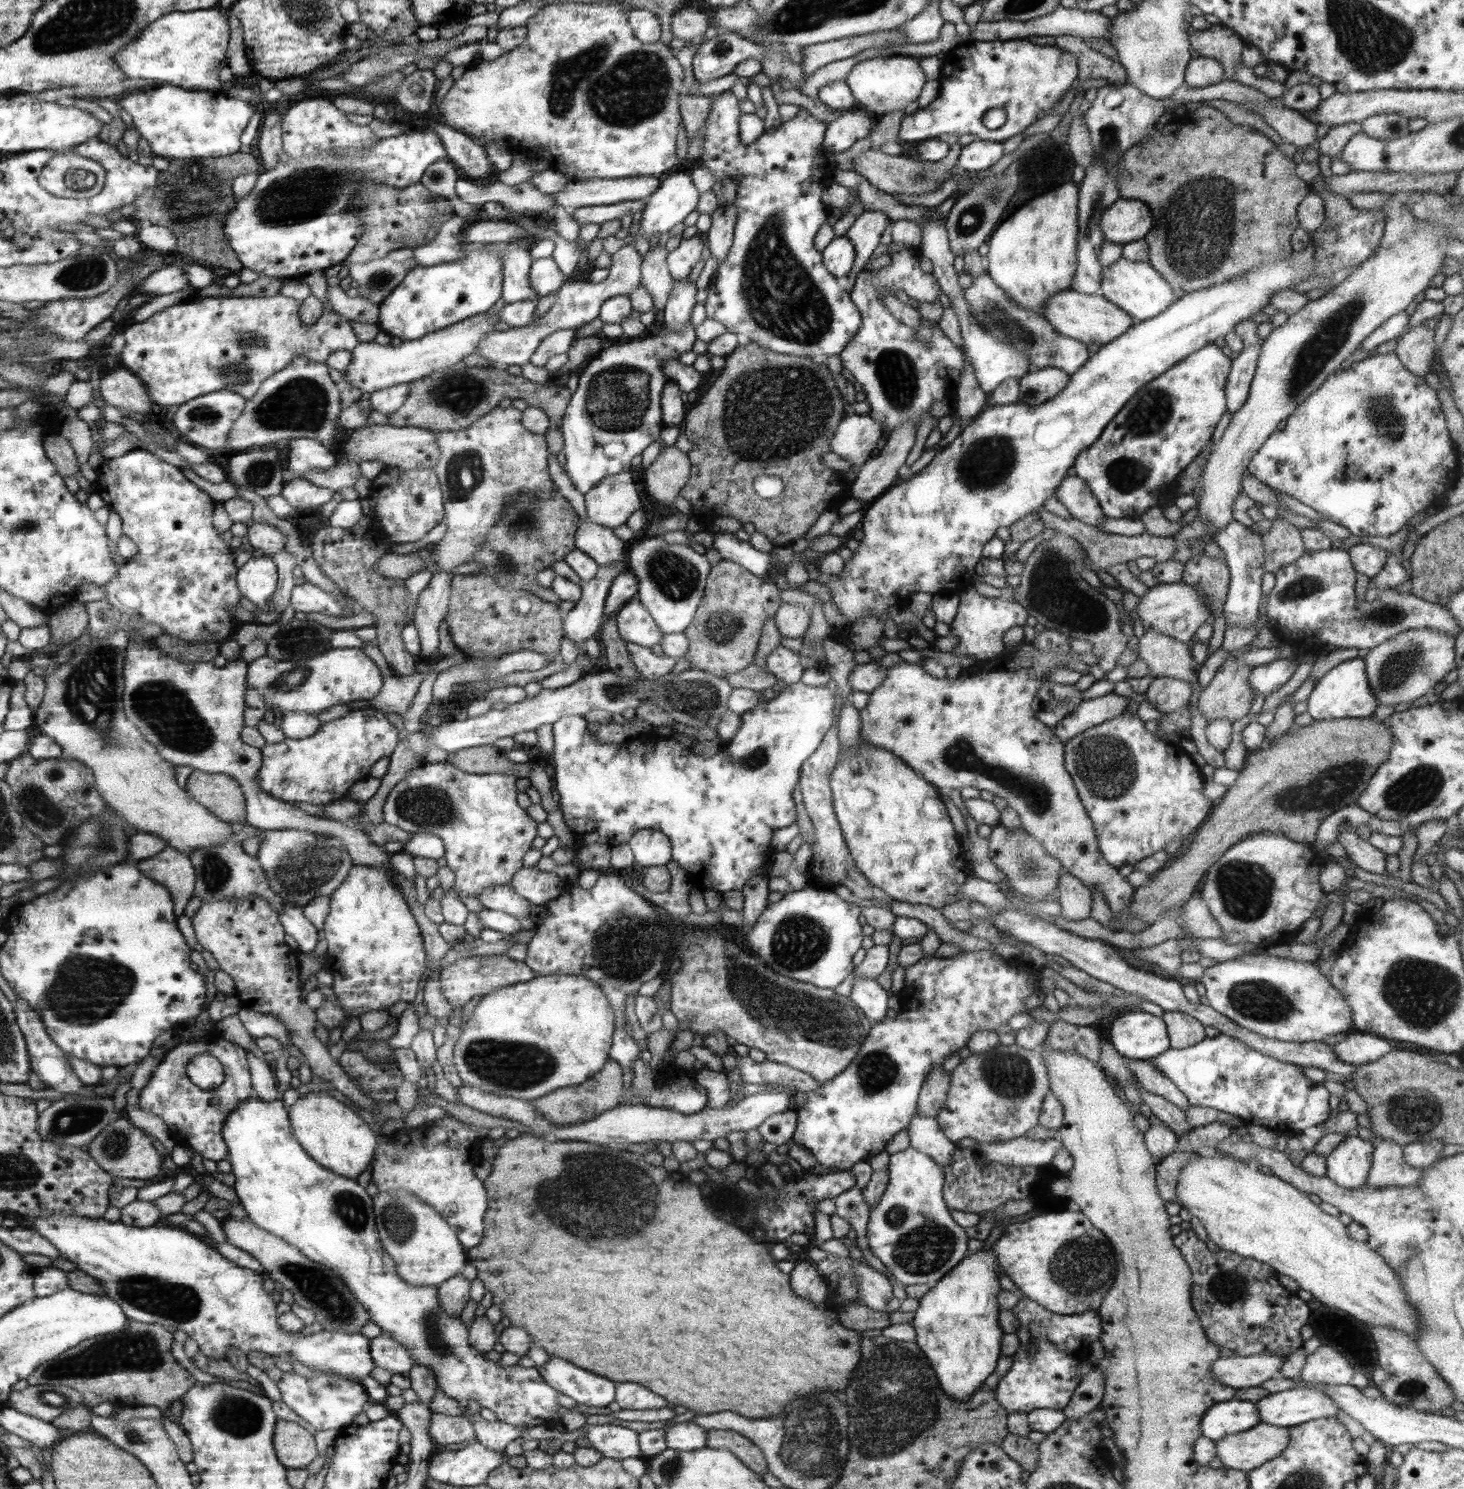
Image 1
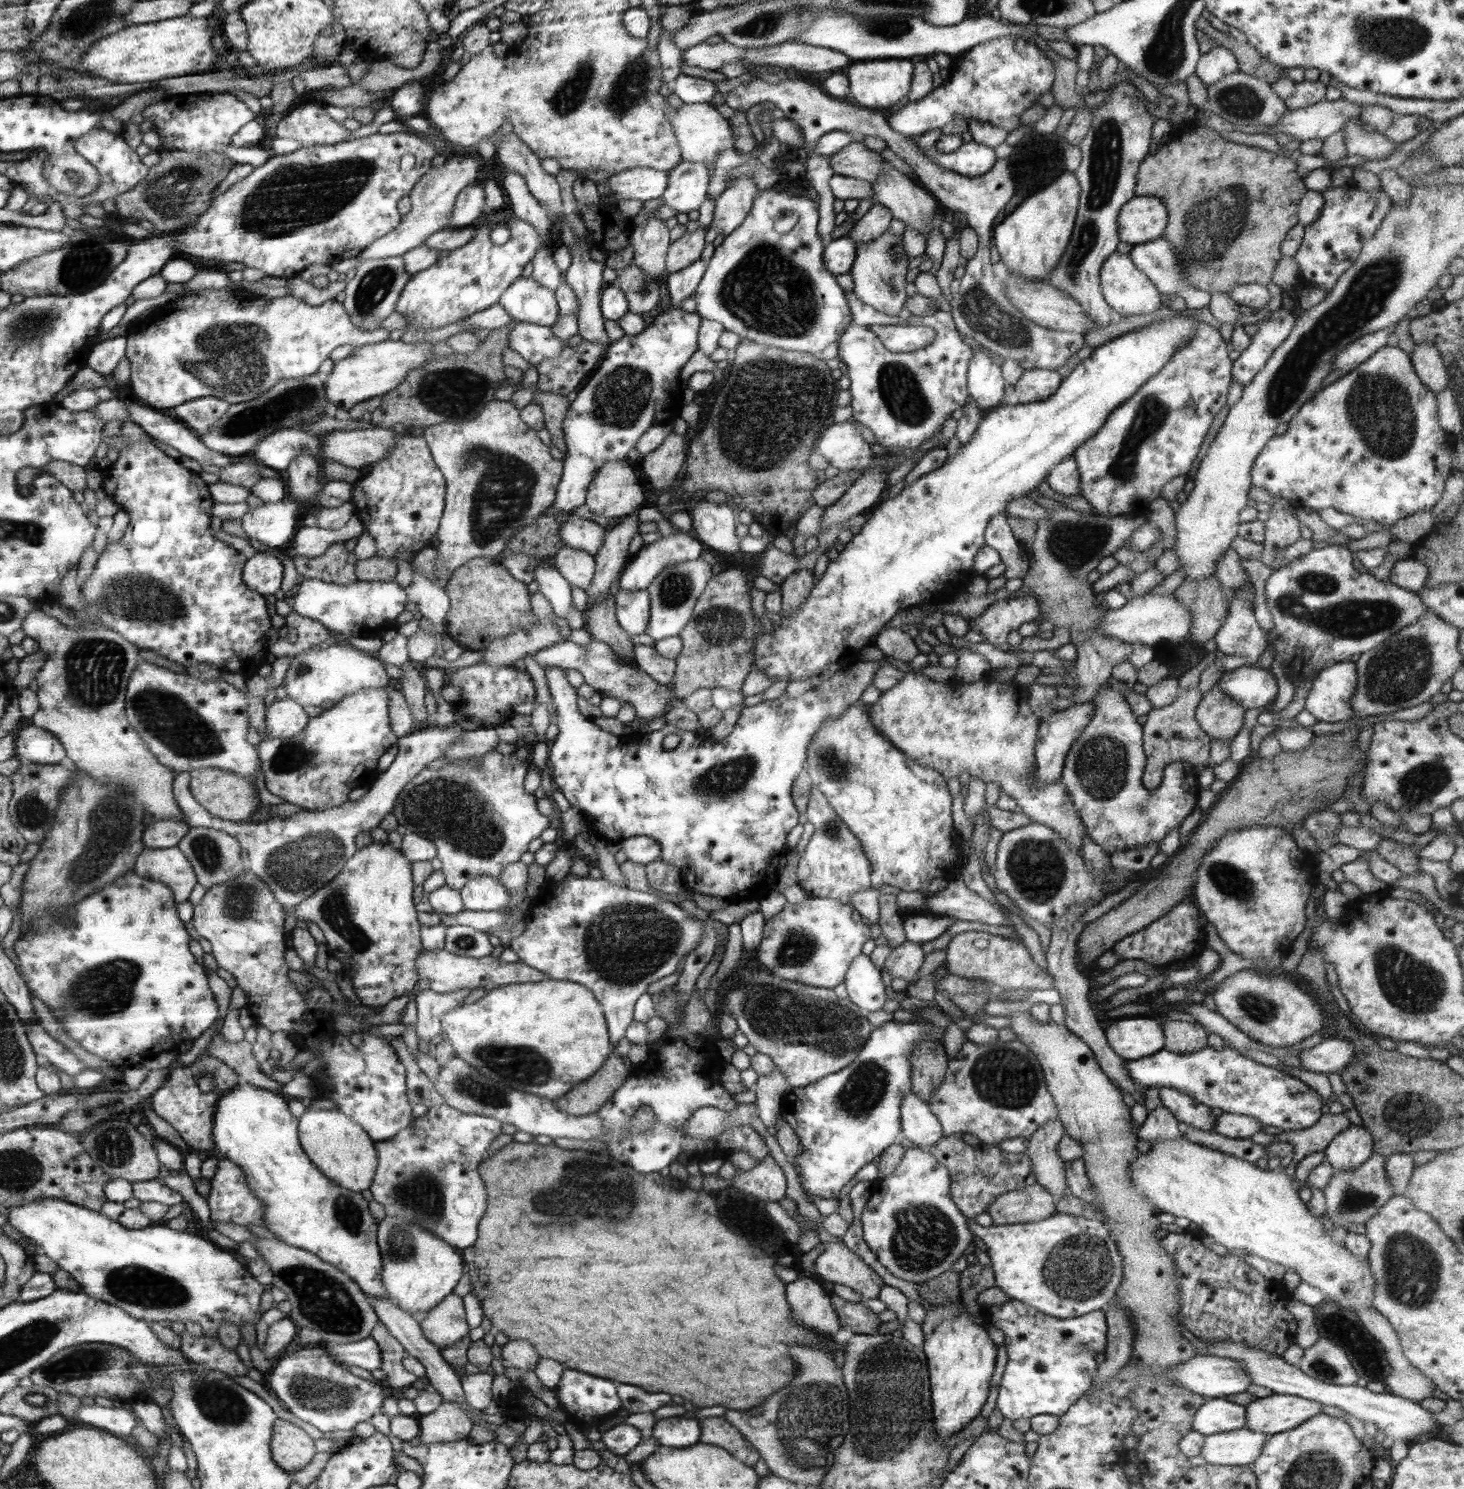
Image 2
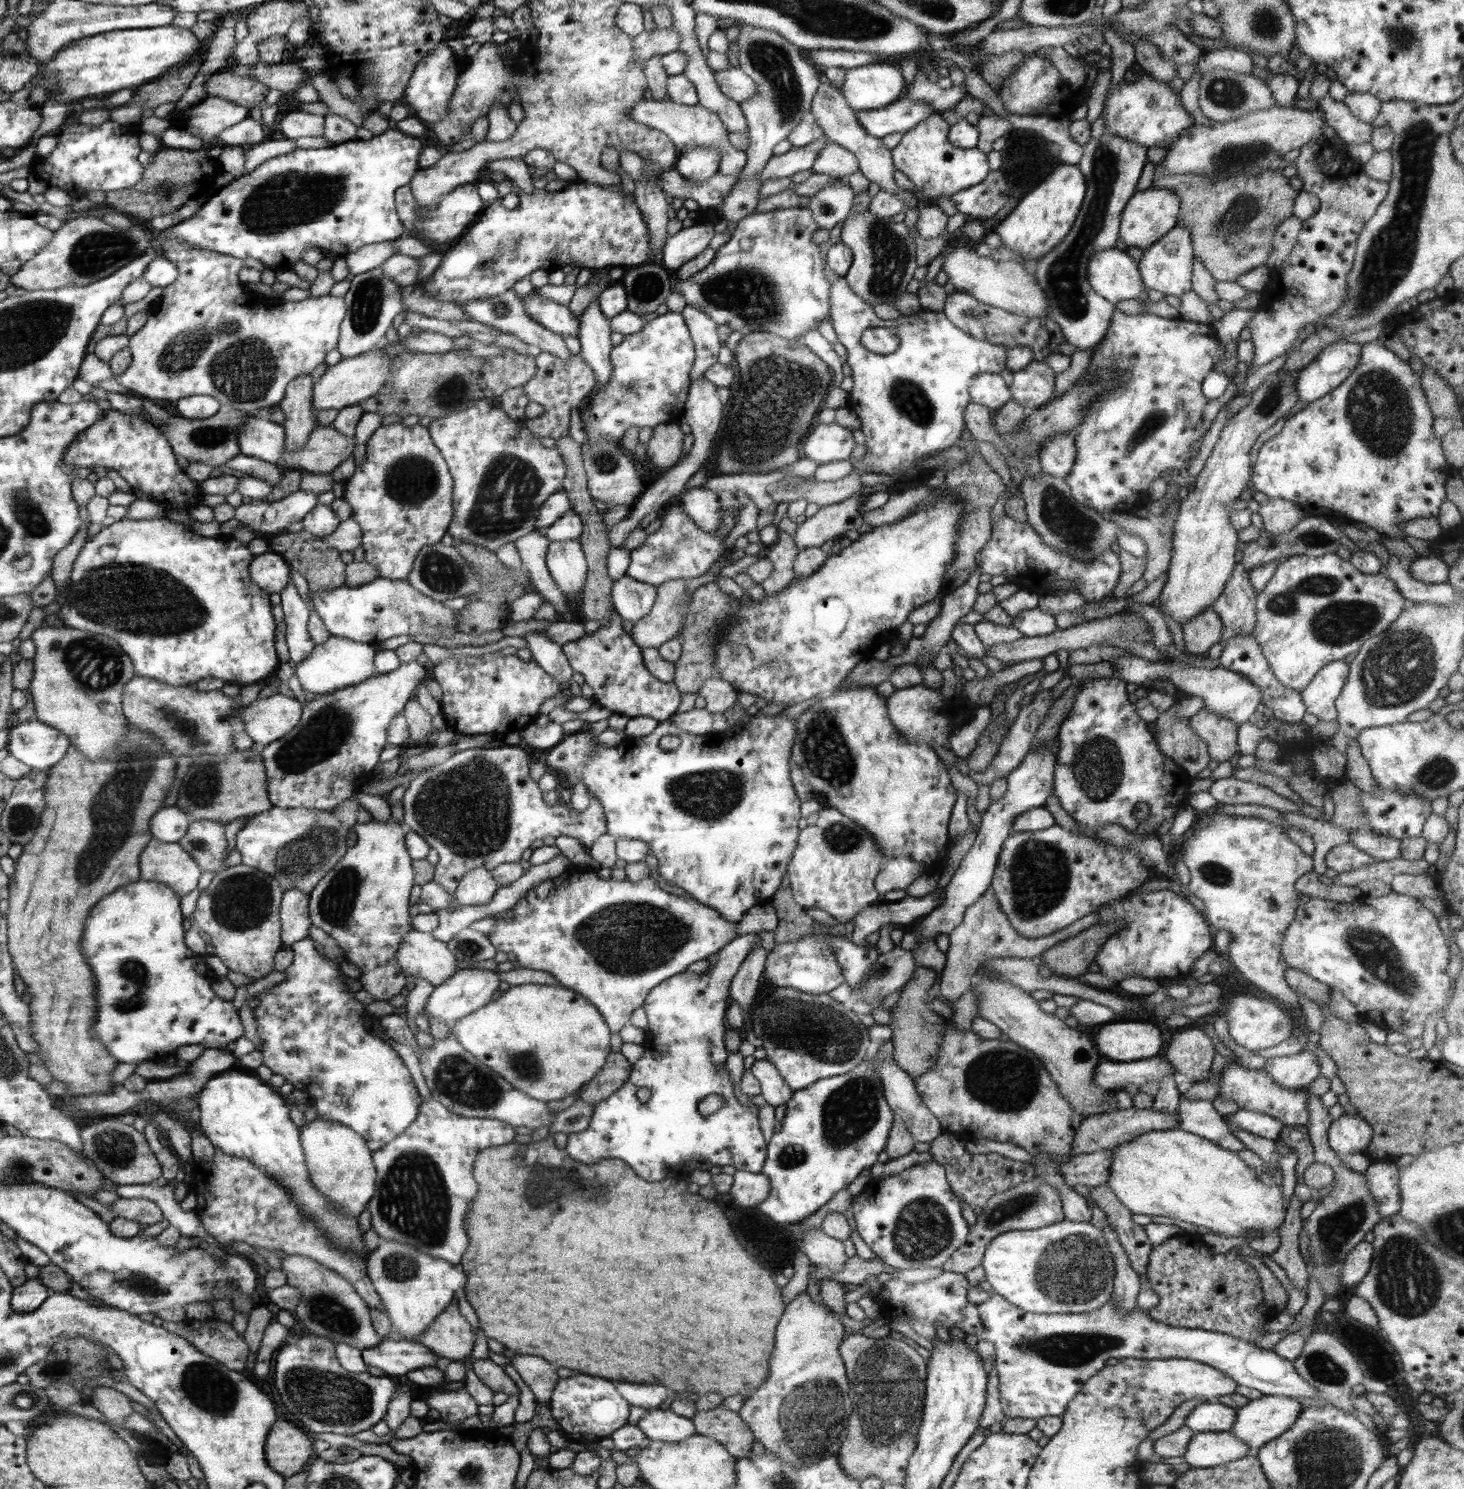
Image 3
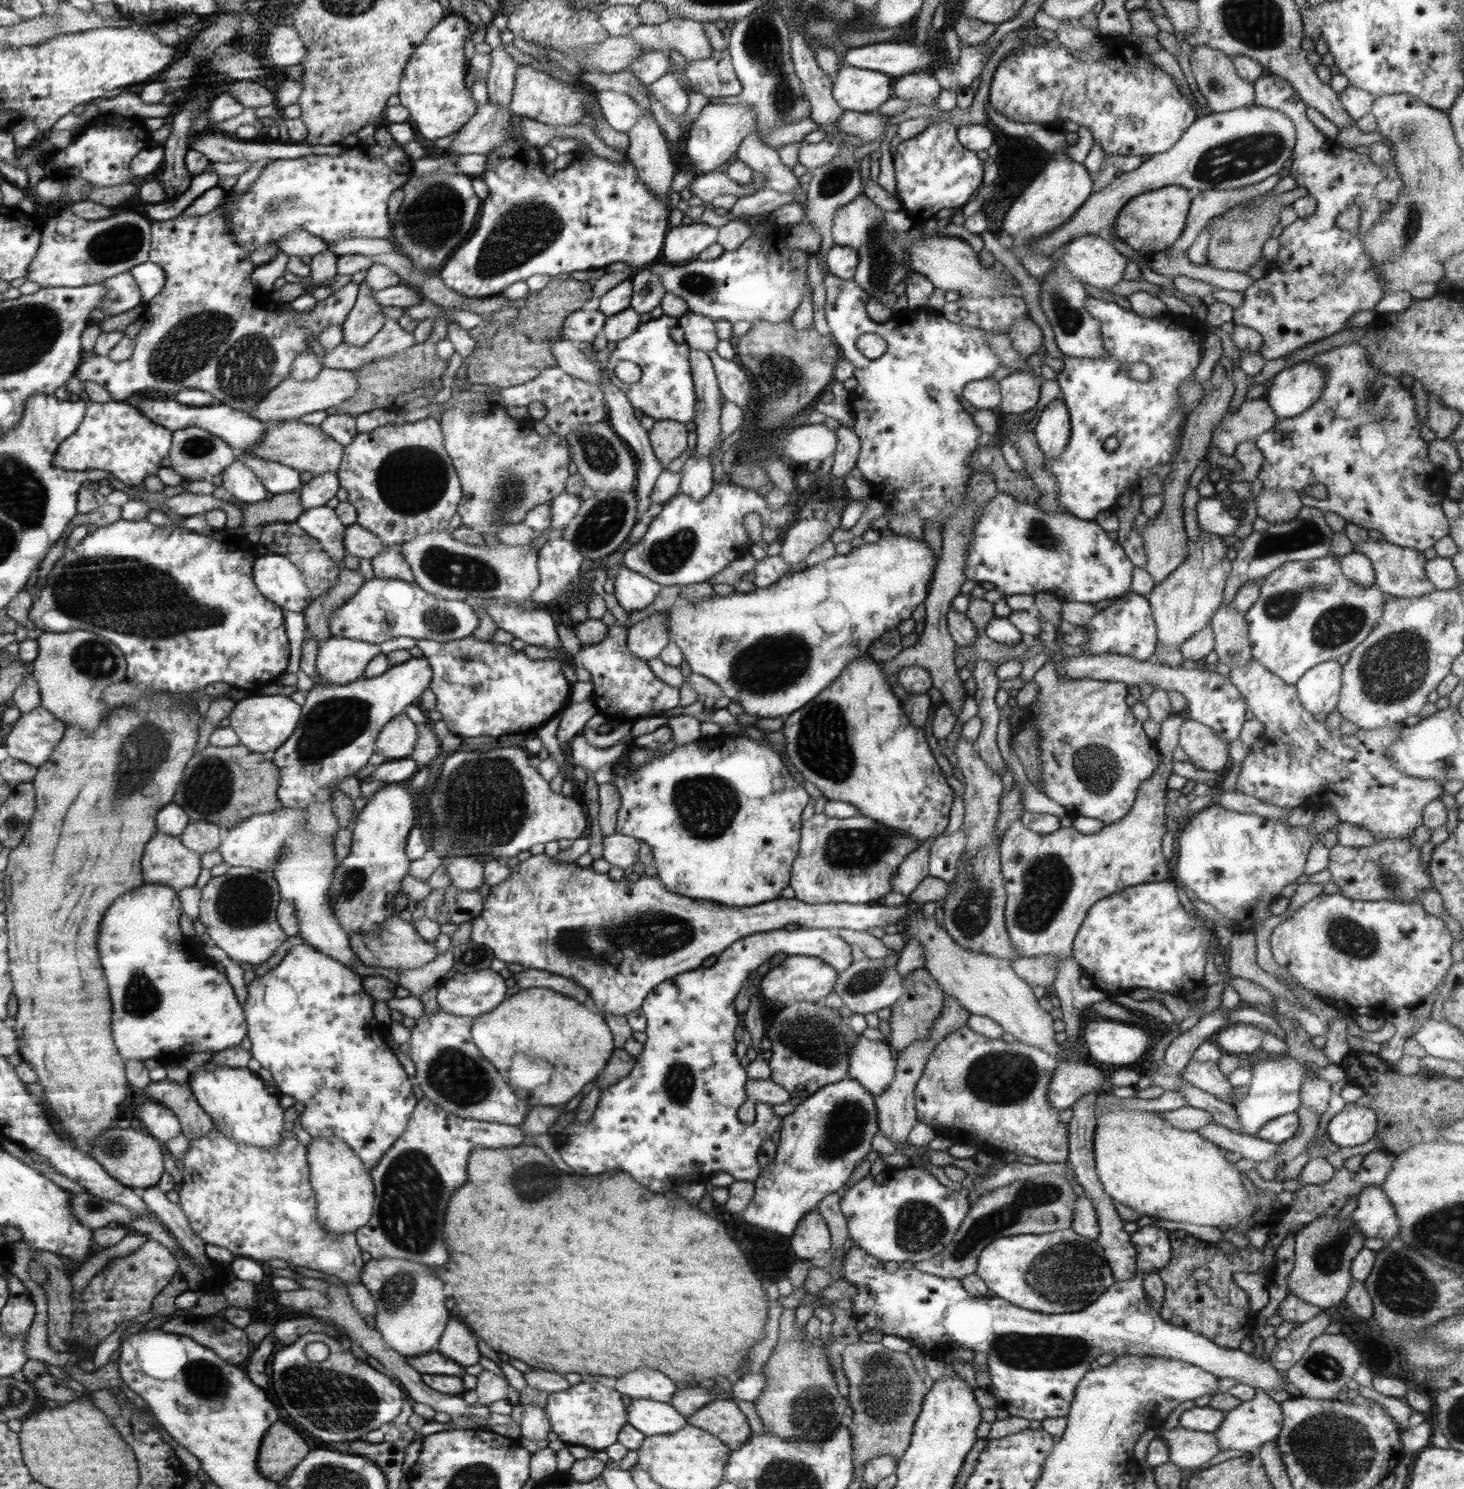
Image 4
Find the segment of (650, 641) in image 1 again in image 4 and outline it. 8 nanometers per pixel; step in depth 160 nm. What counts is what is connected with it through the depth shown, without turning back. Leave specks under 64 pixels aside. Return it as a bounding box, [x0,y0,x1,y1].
[614,566,662,614]

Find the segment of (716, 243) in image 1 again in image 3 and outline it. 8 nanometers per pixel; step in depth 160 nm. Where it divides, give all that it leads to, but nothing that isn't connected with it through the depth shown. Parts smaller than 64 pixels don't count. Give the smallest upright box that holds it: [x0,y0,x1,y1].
[718,25,821,223]

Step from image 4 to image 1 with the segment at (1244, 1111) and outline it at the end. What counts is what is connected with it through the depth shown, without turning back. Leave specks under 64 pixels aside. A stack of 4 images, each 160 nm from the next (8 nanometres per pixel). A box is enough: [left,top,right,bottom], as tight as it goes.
[1333,1030,1392,1065]

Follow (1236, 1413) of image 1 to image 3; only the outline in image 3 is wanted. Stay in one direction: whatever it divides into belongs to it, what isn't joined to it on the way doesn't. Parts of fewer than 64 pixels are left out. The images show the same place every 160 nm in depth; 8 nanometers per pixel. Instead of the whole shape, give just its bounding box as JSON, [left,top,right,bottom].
[1184,1400,1237,1432]

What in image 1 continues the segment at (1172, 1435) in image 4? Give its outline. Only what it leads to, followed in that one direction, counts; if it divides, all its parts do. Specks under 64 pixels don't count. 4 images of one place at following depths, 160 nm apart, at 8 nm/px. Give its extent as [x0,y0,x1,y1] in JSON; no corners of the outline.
[1215,1422,1290,1472]

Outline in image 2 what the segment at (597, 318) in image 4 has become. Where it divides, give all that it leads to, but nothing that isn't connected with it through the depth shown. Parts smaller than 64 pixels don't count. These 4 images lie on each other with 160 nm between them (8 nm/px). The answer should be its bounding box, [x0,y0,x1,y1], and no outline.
[501,275,559,327]

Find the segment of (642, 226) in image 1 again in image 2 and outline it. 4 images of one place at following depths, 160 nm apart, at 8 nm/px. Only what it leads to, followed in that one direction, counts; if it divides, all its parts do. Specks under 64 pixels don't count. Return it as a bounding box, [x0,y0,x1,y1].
[661,160,710,213]

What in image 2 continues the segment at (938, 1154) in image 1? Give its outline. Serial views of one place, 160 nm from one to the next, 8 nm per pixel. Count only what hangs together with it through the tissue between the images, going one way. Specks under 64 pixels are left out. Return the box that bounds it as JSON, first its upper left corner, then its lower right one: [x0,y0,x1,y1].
[900,1092,943,1151]

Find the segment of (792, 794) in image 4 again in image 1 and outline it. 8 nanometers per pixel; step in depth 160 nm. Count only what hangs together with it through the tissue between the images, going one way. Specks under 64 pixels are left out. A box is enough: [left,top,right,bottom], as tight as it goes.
[552,683,835,893]

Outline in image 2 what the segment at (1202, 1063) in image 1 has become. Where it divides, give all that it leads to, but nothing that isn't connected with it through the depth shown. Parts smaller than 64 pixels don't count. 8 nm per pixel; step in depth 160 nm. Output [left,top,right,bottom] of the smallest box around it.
[1126,1045,1325,1131]

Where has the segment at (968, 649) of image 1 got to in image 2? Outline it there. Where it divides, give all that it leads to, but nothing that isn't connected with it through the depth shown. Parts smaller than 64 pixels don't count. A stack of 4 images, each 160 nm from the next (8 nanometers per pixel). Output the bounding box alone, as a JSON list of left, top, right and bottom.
[970,593,1039,649]

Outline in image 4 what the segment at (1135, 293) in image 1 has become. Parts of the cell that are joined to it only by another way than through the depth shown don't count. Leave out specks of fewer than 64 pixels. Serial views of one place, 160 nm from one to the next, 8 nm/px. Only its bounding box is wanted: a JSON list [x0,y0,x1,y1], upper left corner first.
[1061,234,1129,291]

